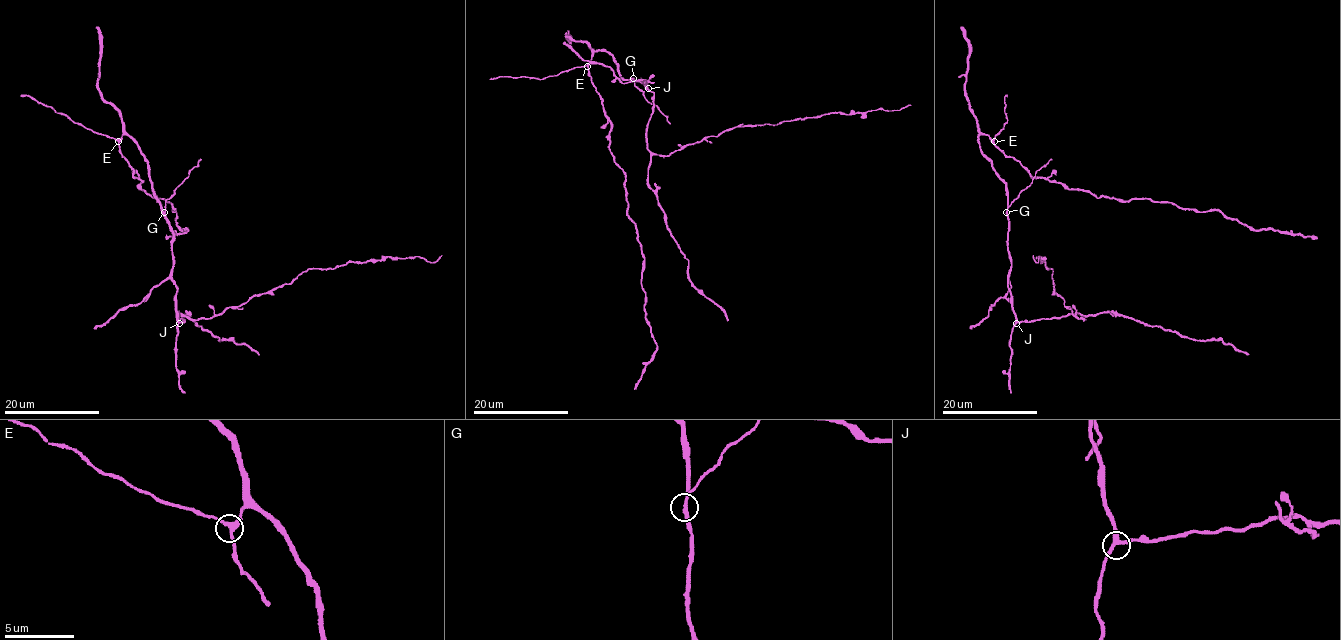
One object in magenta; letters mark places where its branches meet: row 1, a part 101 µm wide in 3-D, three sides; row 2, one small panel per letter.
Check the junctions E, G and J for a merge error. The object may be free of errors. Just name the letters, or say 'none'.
G

